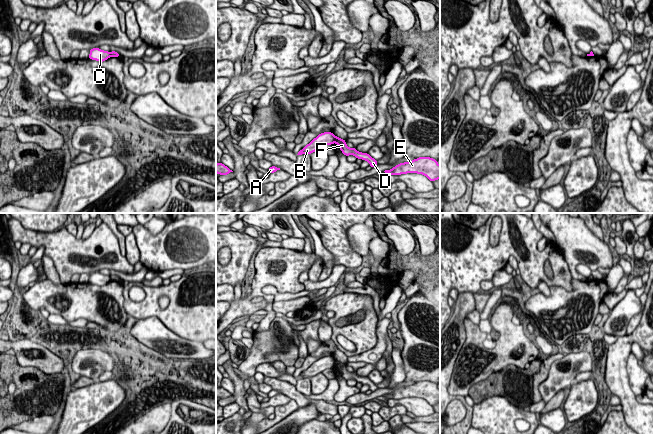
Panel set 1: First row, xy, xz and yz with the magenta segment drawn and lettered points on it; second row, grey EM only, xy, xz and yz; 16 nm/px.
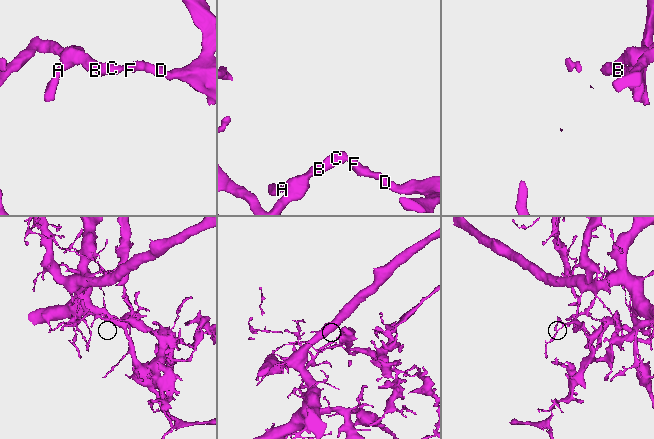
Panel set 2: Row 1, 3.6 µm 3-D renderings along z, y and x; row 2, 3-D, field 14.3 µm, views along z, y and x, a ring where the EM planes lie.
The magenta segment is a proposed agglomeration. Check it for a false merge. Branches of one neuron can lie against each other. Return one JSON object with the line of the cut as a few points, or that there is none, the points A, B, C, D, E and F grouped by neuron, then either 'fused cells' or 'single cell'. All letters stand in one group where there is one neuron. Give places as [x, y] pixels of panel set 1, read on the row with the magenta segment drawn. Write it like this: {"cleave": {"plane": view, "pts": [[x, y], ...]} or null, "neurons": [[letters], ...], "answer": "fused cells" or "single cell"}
{"cleave": {"plane": "xz", "pts": [[336, 137], [333, 141]]}, "neurons": [["A", "B", "C"], ["D", "E", "F"]], "answer": "fused cells"}

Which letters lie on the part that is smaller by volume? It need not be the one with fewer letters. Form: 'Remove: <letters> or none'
Remove: D, E, F

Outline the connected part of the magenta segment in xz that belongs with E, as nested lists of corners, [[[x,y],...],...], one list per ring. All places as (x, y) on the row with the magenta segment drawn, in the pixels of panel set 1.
[[[419,157],[409,162],[396,165],[390,170],[385,170],[388,175],[401,175],[417,173],[426,176],[430,181],[440,179],[440,165],[436,159],[430,157]]]

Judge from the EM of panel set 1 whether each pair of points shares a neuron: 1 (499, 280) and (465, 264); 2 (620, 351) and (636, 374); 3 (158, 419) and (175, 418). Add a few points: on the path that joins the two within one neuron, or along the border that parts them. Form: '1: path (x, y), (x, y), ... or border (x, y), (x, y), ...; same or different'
1: border (503, 267), (491, 279); different
2: border (631, 351), (627, 360), (629, 383); different
3: border (171, 404), (170, 418), (166, 423); different

